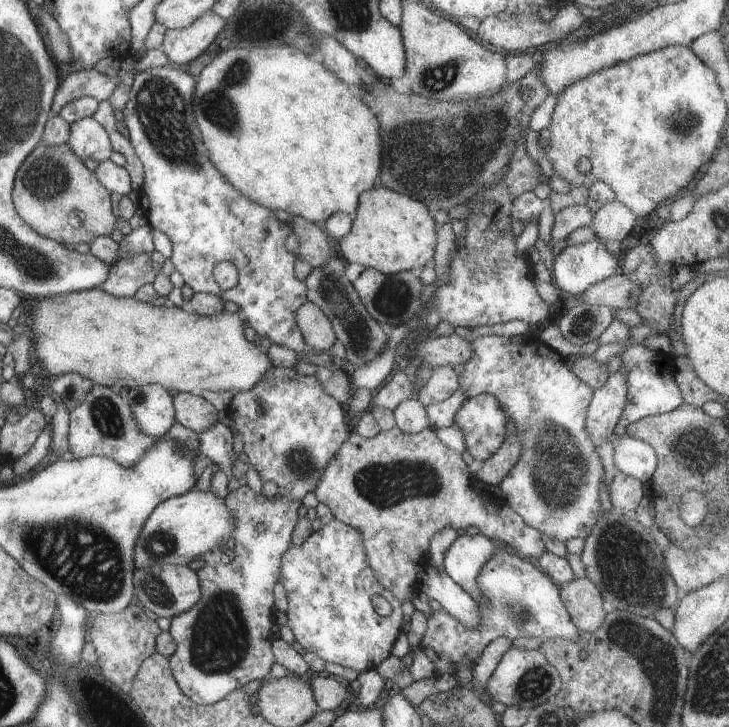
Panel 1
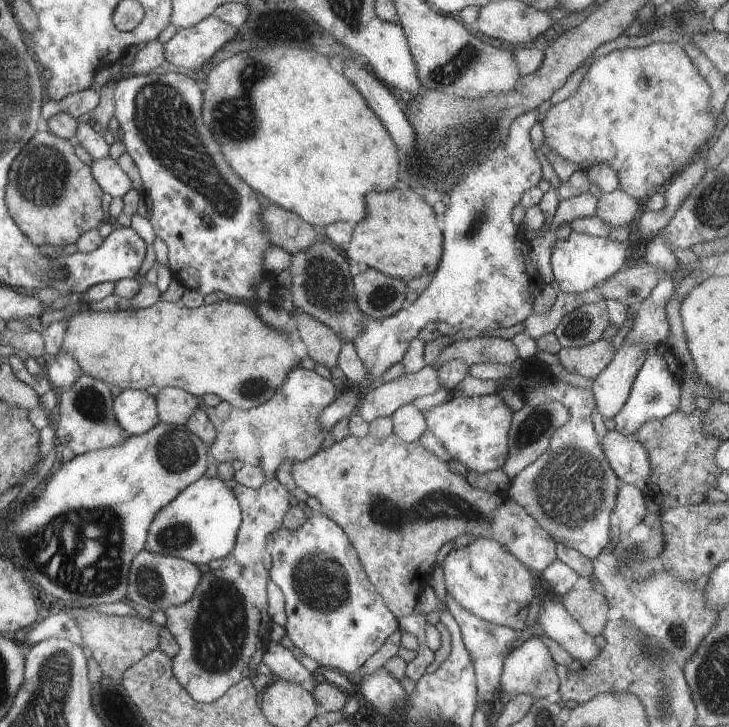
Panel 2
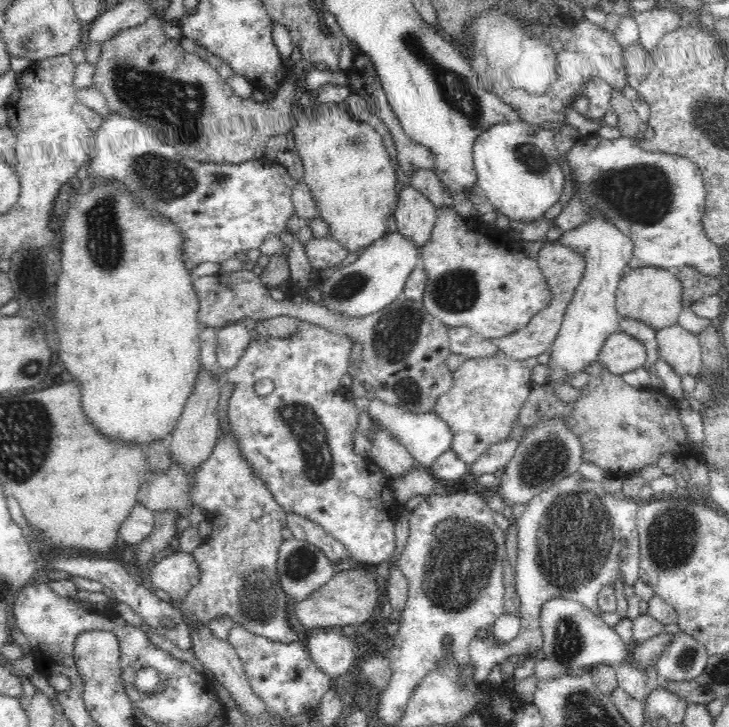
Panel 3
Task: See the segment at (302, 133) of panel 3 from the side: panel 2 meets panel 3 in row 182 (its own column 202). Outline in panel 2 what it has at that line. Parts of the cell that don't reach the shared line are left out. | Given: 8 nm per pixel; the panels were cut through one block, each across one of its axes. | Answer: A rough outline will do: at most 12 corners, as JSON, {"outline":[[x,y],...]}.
{"outline":[[157,302],[65,322],[59,356],[121,390],[267,402],[295,336],[255,308]]}

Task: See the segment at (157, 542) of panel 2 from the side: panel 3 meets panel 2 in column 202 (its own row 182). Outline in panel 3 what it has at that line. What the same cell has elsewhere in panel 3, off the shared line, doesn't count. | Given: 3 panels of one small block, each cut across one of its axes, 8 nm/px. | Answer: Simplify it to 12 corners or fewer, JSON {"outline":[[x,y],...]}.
{"outline":[[524,120],[474,144],[476,186],[510,222],[560,206],[554,132]]}

